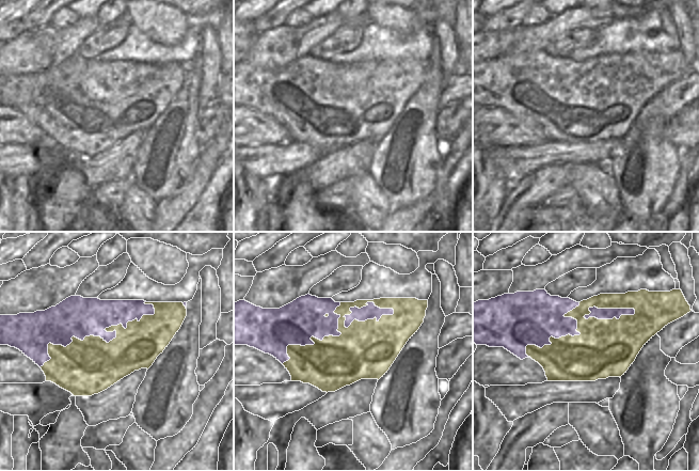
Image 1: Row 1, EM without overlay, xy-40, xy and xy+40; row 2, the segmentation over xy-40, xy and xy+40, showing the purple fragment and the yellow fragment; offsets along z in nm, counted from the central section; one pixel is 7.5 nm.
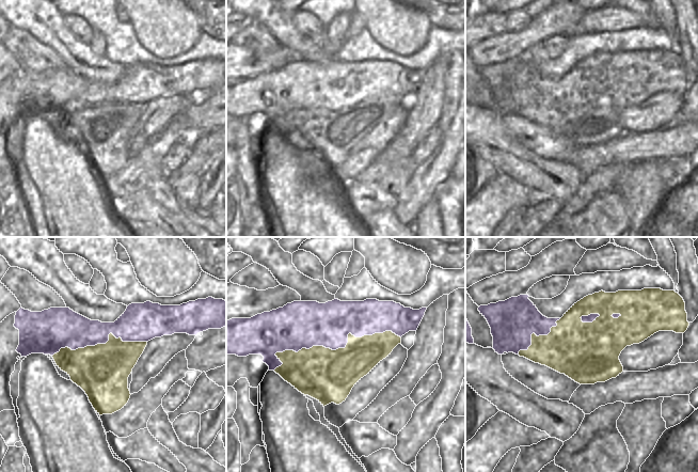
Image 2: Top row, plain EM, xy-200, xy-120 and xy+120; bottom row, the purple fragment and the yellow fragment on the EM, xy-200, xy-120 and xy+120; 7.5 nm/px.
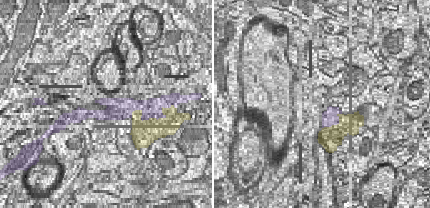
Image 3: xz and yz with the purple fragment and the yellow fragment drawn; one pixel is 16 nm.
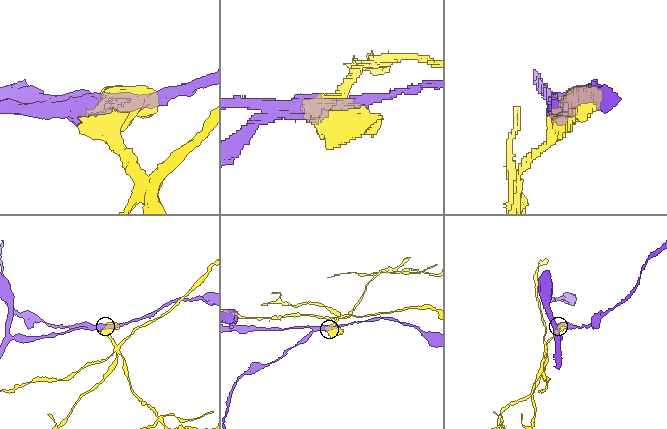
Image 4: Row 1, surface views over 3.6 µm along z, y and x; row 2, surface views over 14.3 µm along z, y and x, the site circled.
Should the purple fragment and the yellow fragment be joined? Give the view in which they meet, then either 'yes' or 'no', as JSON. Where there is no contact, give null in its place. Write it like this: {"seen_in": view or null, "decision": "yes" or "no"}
{"seen_in": "xy-40", "decision": "no"}

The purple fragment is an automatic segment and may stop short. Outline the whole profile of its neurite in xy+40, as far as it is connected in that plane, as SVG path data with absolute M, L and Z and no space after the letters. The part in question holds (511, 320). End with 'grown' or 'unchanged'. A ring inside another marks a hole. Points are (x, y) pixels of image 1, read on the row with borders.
M545 289L534 292L517 292L514 294L504 294L489 300L478 300L473 302L473 343L476 345L487 345L489 347L504 347L521 360L529 358L526 355L527 345L536 345L542 348L551 345L550 337L559 339L568 334L574 336L581 333L576 331L577 320L563 315L579 305L570 298L551 296Z; unchanged

